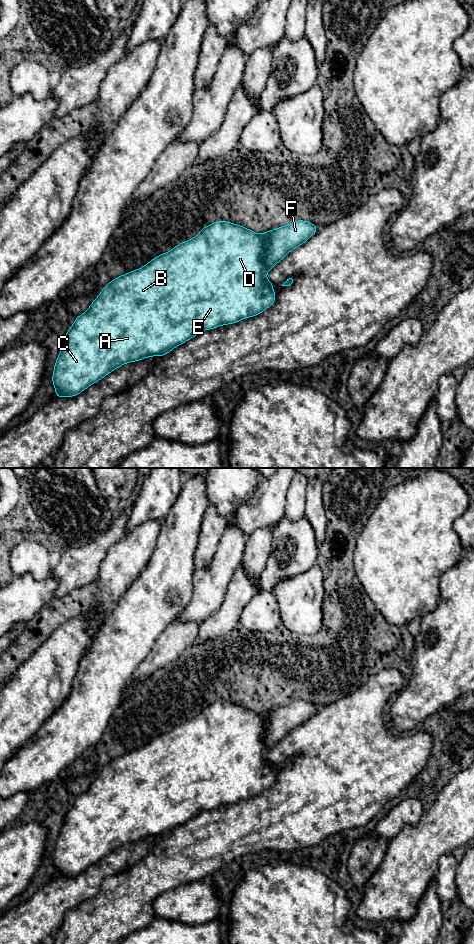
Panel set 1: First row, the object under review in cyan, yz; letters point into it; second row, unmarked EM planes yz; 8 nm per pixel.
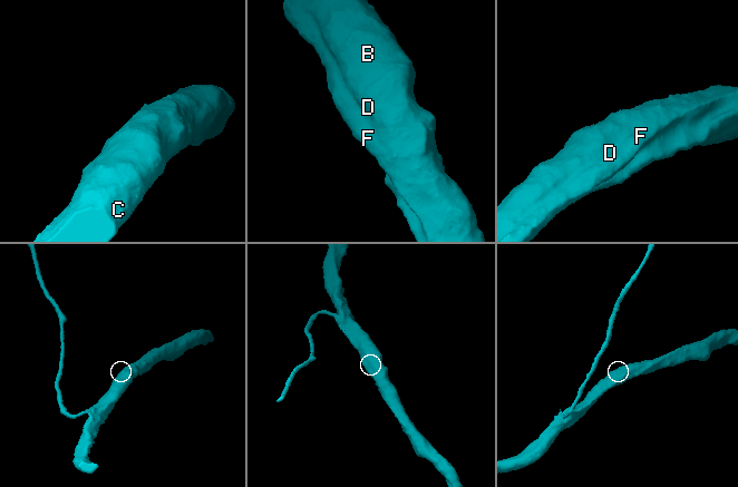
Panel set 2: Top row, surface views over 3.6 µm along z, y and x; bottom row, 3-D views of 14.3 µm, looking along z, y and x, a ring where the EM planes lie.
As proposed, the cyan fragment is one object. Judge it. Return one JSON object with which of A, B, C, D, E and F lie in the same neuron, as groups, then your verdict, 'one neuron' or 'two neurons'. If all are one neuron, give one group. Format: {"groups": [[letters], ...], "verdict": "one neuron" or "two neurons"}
{"groups": [["A", "B", "C", "D", "E", "F"]], "verdict": "one neuron"}

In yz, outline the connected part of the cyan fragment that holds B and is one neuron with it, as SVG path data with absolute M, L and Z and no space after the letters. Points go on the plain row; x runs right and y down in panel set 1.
M296 700L263 714L231 702L216 701L203 707L196 717L158 735L145 746L107 763L90 787L74 800L64 816L52 856L55 878L77 876L125 843L151 836L163 837L202 810L234 804L261 794L276 779L273 764L266 759L267 752L317 711L315 704L303 700Z

